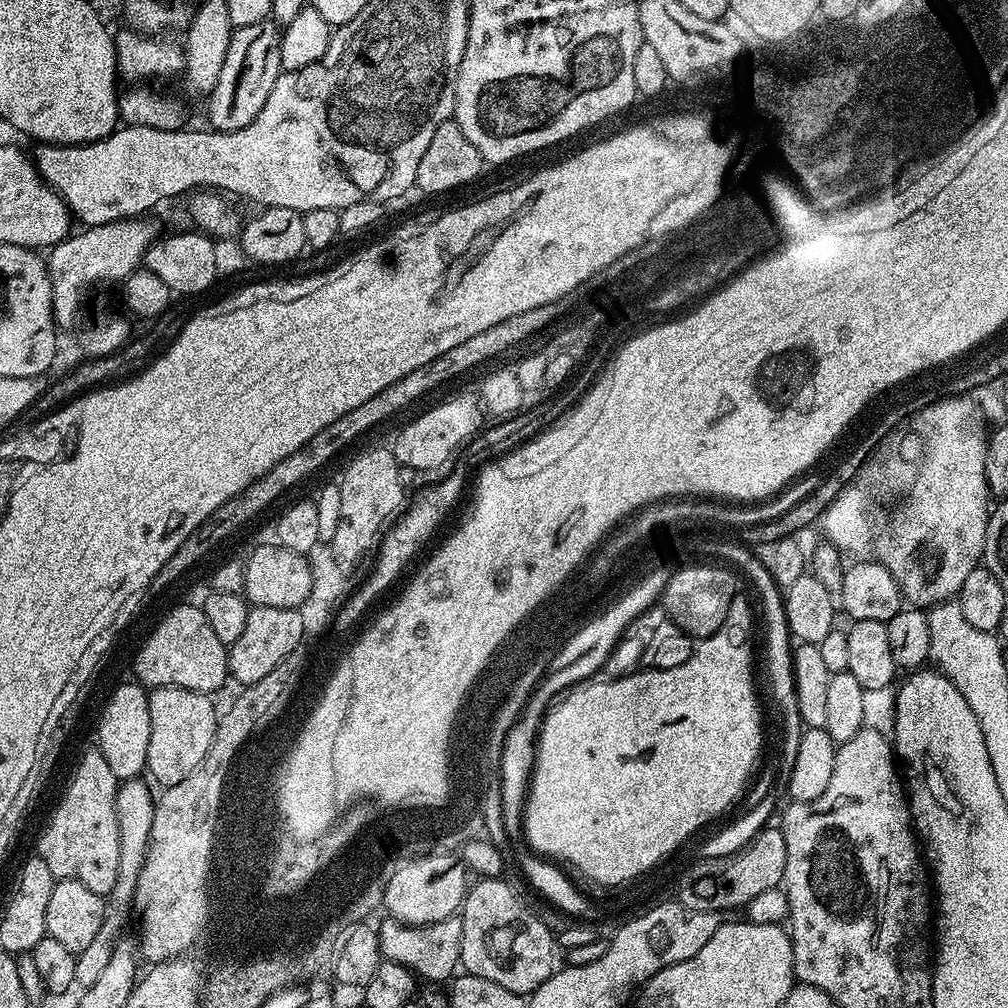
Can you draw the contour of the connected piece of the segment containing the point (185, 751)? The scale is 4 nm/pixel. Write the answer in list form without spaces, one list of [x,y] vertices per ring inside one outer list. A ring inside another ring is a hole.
[[[185,688],[151,689],[150,706],[150,750],[148,751],[147,775],[153,776],[160,786],[169,788],[196,769],[198,762],[206,758],[210,742],[214,738],[218,708],[211,704],[203,692],[191,692]]]

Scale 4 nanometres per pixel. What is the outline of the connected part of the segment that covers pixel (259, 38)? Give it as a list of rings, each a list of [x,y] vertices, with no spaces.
[[[271,18],[254,22],[254,26],[242,26],[233,31],[217,85],[206,96],[208,120],[212,123],[209,125],[215,131],[242,130],[242,126],[250,126],[250,122],[258,118],[258,110],[266,106],[266,98],[270,98],[270,90],[274,90],[274,82],[280,77],[282,71],[281,31],[281,25]]]

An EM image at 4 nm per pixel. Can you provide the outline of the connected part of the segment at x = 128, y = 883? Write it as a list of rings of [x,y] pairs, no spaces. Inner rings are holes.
[[[143,779],[123,781],[116,790],[116,817],[118,818],[118,882],[114,882],[114,890],[108,893],[104,905],[104,921],[98,928],[98,934],[90,941],[86,950],[76,953],[74,974],[76,984],[81,989],[89,988],[96,979],[106,970],[110,962],[110,954],[114,954],[114,946],[121,939],[124,923],[128,920],[128,911],[133,911],[136,899],[136,883],[140,871],[144,868],[144,859],[148,857],[148,843],[150,830],[154,826],[154,810],[156,809],[156,796],[154,792],[144,785]]]

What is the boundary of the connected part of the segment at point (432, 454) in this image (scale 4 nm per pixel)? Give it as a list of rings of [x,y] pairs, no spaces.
[[[460,396],[457,400],[448,400],[437,408],[421,414],[417,420],[412,420],[396,436],[396,444],[391,445],[392,453],[396,455],[396,461],[405,469],[412,468],[415,464],[421,464],[424,468],[436,468],[444,464],[452,456],[452,451],[463,445],[480,427],[482,408],[475,399],[468,396]]]

